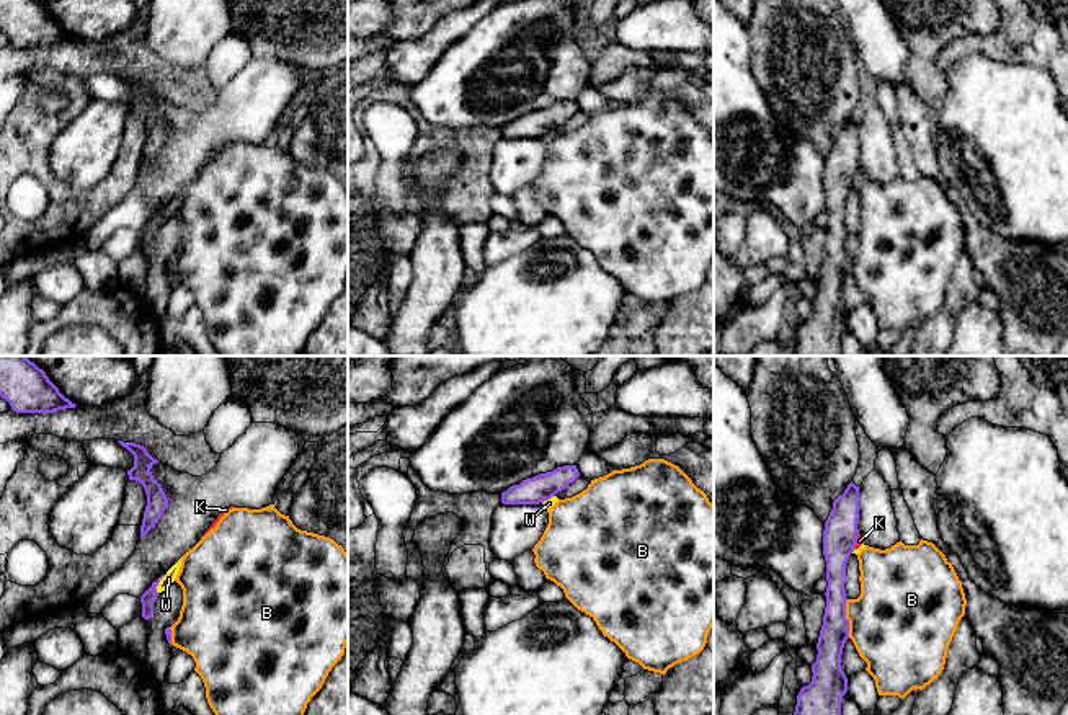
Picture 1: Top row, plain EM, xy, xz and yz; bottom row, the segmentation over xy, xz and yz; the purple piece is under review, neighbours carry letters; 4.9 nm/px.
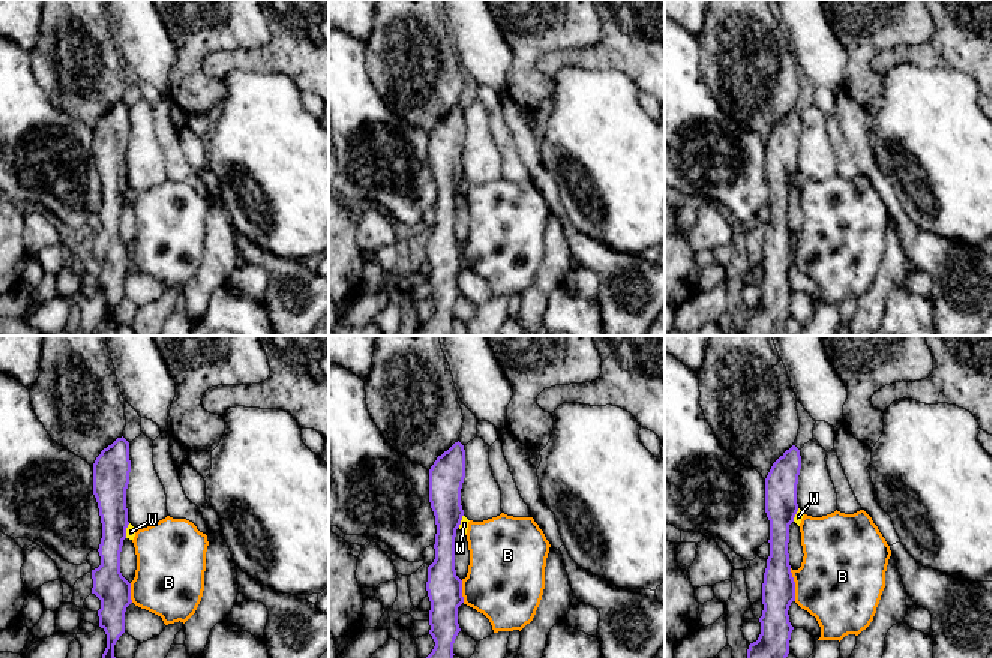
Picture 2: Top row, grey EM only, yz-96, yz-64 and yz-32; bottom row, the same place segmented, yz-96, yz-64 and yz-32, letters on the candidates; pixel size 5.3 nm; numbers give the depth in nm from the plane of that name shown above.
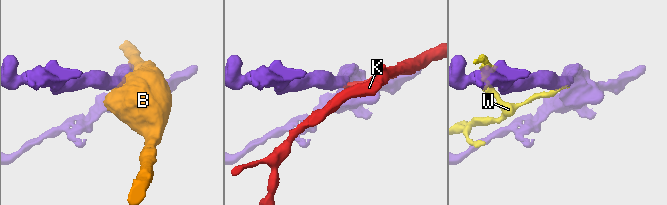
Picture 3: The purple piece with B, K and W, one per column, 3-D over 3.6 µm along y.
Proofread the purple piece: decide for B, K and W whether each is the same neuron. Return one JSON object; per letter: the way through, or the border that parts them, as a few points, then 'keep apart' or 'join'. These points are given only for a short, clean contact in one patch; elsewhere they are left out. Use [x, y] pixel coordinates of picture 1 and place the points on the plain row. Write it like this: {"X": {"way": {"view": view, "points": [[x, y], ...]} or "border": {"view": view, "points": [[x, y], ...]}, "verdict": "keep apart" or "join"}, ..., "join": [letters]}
{"B": {"verdict": "keep apart"}, "K": {"verdict": "keep apart"}, "W": {"border": {"view": "xy", "points": [[165, 209], [157, 221], [157, 227]]}, "verdict": "keep apart"}, "join": []}

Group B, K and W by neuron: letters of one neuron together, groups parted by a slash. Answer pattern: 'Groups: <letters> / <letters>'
Groups: B / K W

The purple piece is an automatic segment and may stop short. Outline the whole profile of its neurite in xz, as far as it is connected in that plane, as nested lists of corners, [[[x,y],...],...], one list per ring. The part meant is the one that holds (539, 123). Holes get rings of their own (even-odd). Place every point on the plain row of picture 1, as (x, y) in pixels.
[[[576,100],[557,101],[510,121],[501,127],[503,139],[539,139],[565,124],[580,111]]]

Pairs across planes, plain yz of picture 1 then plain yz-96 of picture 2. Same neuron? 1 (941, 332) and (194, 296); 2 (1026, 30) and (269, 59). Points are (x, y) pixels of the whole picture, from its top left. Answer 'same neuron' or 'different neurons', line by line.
1: same neuron
2: same neuron

